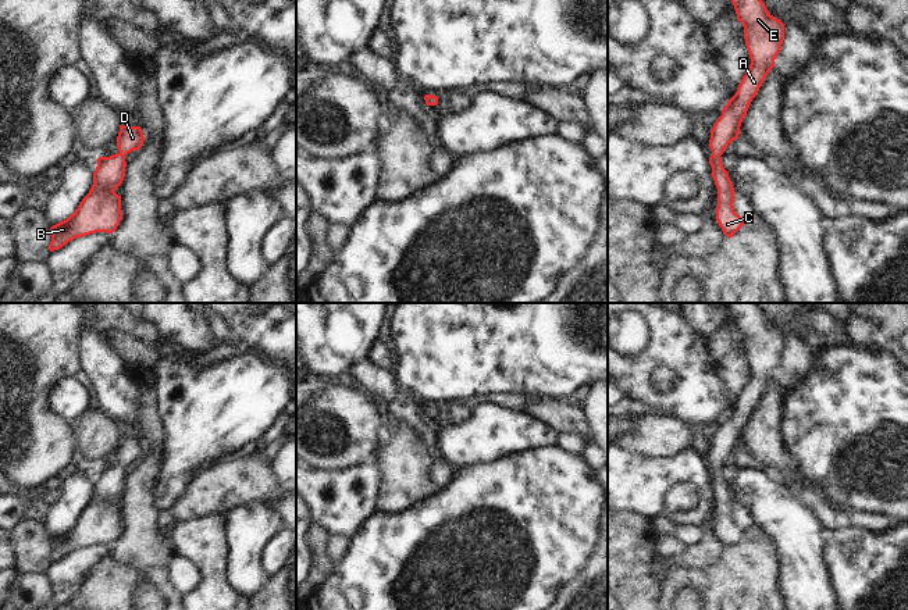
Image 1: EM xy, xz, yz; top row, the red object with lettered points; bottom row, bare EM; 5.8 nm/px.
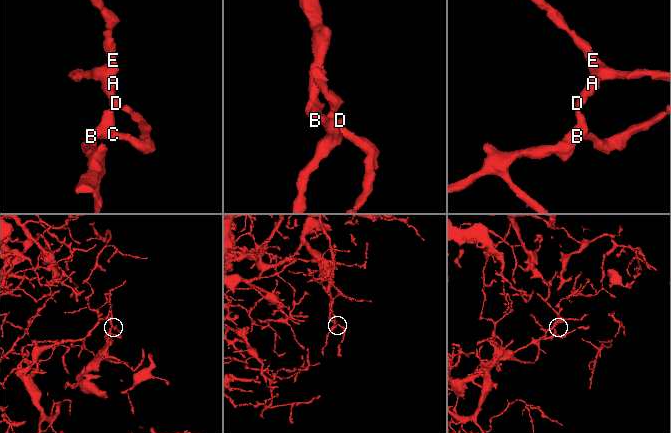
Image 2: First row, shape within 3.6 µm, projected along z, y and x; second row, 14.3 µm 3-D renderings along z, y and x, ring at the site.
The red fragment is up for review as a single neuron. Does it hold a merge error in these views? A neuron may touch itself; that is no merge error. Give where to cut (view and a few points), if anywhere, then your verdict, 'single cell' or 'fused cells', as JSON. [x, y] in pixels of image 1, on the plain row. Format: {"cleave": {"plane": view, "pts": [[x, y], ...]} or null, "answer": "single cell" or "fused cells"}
{"cleave": null, "answer": "single cell"}

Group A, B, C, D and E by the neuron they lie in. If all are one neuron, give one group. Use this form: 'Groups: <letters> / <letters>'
Groups: A B C D E.

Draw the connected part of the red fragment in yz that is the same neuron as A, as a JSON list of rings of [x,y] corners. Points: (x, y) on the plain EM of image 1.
[[[756,303],[727,304],[737,331],[744,338],[745,357],[751,370],[748,382],[743,388],[736,406],[723,418],[722,427],[711,440],[709,450],[712,461],[709,468],[711,486],[718,499],[716,532],[730,550],[744,536],[744,531],[734,522],[736,504],[720,467],[738,449],[741,434],[752,410],[775,378],[775,371],[784,352],[784,335],[769,325]]]

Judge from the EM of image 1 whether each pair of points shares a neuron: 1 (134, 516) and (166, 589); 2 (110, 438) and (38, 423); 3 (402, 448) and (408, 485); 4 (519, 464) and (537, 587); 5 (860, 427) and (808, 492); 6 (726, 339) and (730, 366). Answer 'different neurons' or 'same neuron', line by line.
1: different neurons
2: different neurons
3: same neuron
4: same neuron
5: different neurons
6: different neurons

